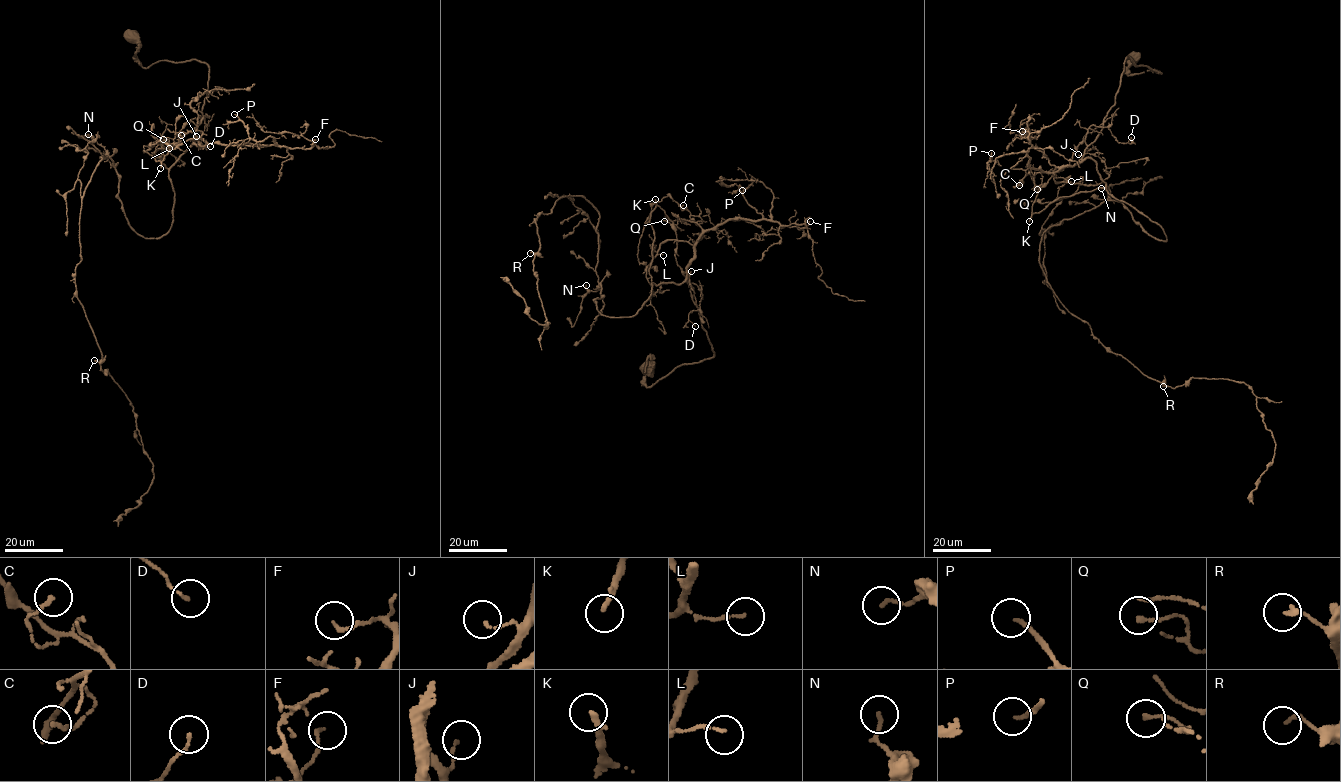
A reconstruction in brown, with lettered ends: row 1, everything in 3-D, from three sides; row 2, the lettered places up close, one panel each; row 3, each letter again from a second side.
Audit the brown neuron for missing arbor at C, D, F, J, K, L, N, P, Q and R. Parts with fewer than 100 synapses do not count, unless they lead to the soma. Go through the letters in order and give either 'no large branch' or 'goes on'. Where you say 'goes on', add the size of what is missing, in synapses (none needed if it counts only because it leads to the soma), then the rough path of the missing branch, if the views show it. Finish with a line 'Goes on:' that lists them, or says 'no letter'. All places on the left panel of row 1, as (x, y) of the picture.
C: no large branch
D: no large branch
F: no large branch
J: no large branch
K: goes on; about 130 synapses; missing branch runs (160, 168), (164, 182), (173, 191), (176, 200), (192, 216), (212, 297), (212, 328), (220, 314), (218, 300)
L: no large branch
N: no large branch
P: no large branch
Q: no large branch
R: no large branch
Goes on: K

